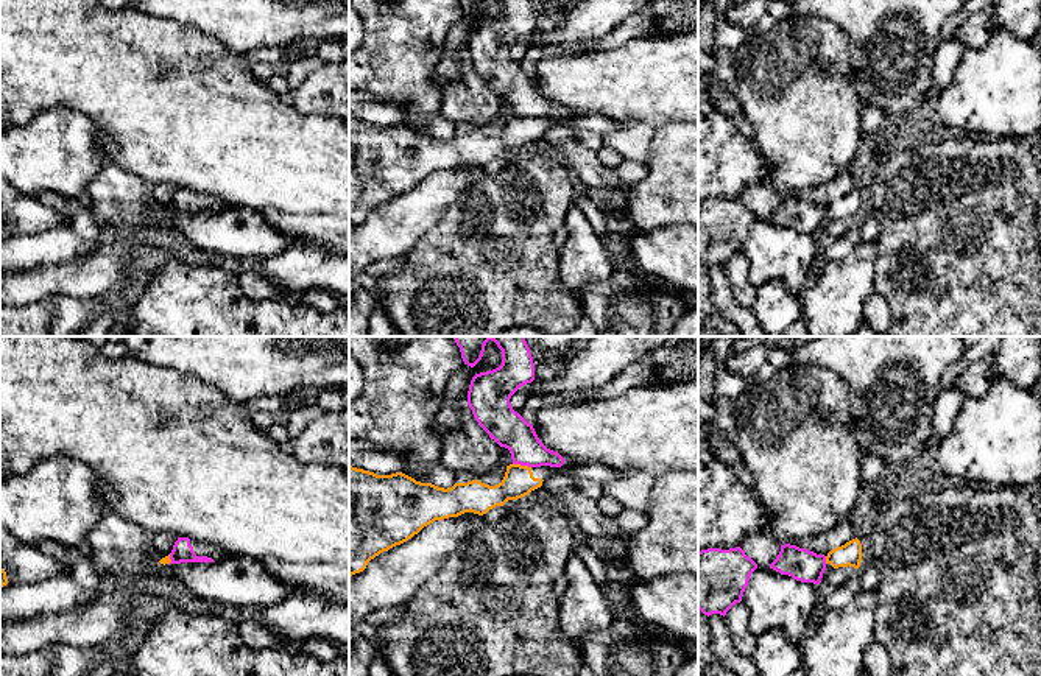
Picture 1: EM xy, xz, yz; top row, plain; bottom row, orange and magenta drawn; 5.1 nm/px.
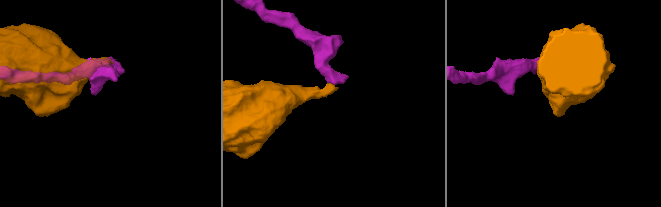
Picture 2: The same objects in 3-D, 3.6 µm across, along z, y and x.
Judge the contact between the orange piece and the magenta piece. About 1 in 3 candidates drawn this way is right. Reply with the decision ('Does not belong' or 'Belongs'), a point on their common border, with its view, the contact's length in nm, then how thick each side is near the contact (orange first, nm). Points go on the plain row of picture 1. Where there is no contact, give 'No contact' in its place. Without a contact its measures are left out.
Does not belong. Touches orange at xz (522, 117). Shared border 100 nm. Thickness 160 nm (orange) against 190 nm

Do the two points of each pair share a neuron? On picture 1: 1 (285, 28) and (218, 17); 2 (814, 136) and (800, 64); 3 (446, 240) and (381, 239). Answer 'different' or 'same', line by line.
1: same
2: same
3: different

